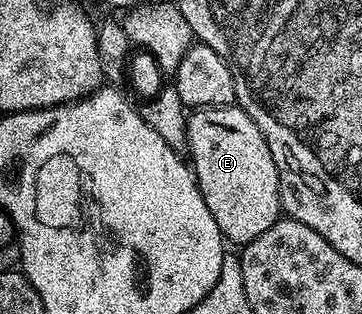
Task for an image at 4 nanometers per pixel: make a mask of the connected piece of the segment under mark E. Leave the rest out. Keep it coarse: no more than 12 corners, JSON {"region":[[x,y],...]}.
{"region":[[240,106],[194,109],[185,145],[226,243],[282,217],[281,174]]}

